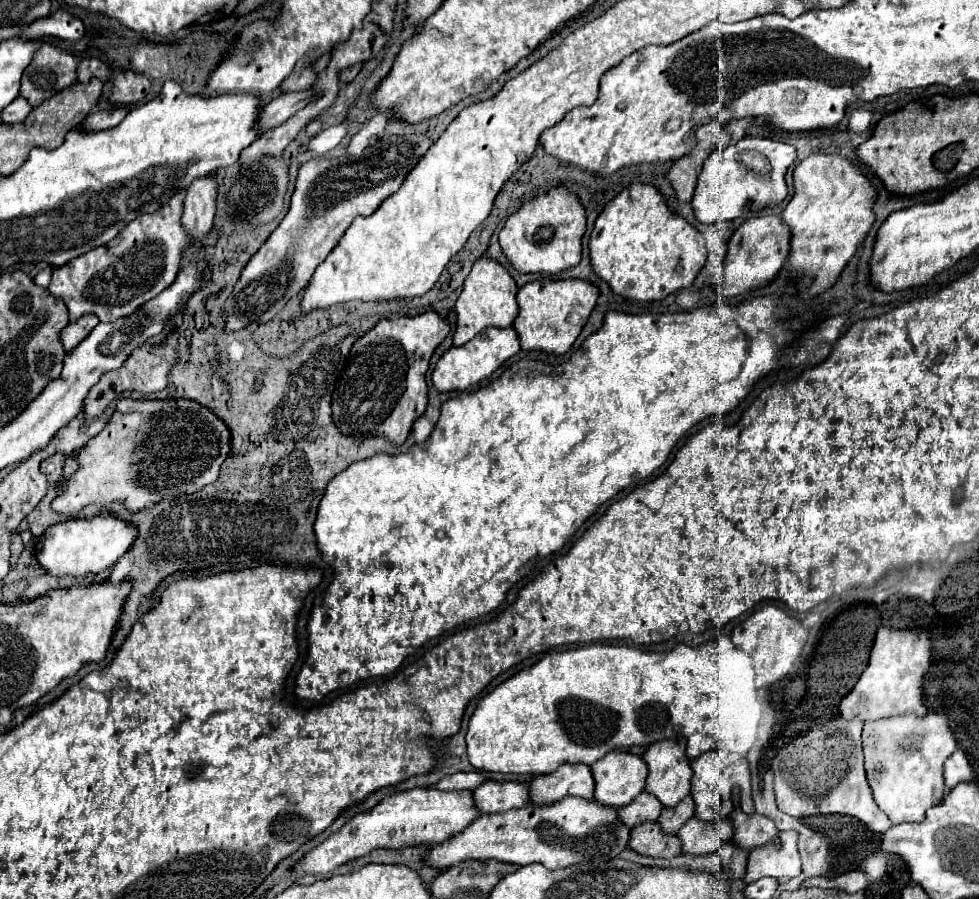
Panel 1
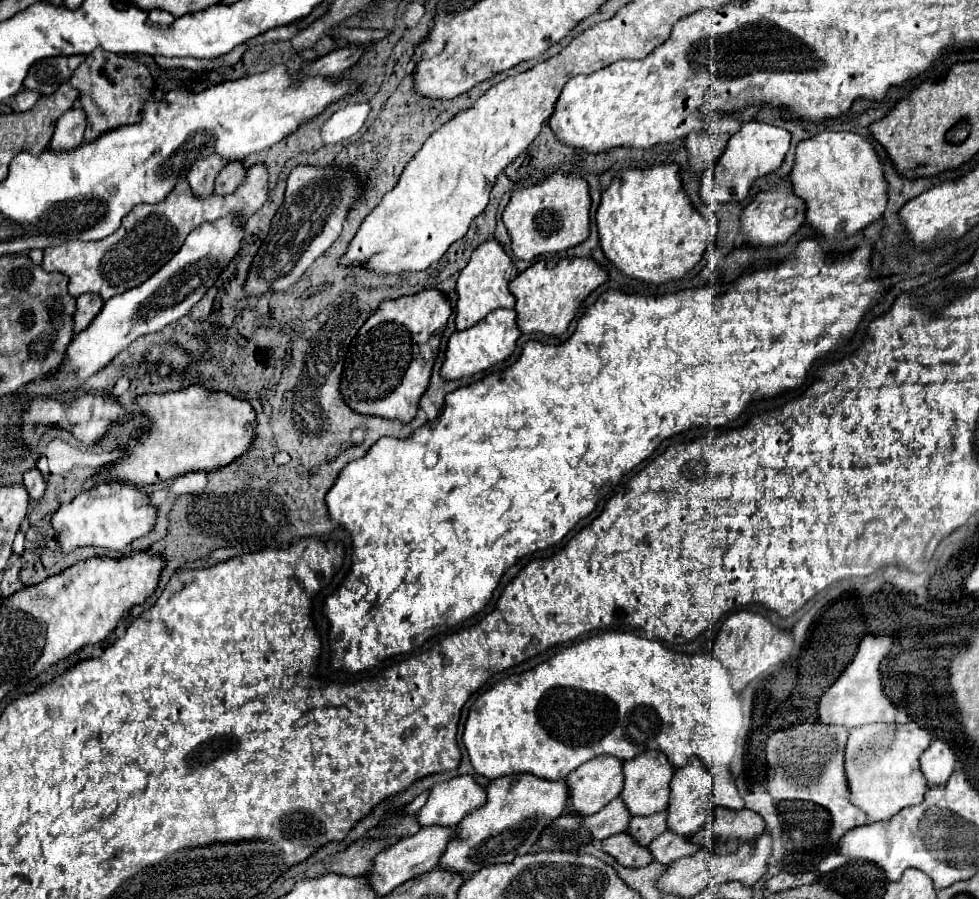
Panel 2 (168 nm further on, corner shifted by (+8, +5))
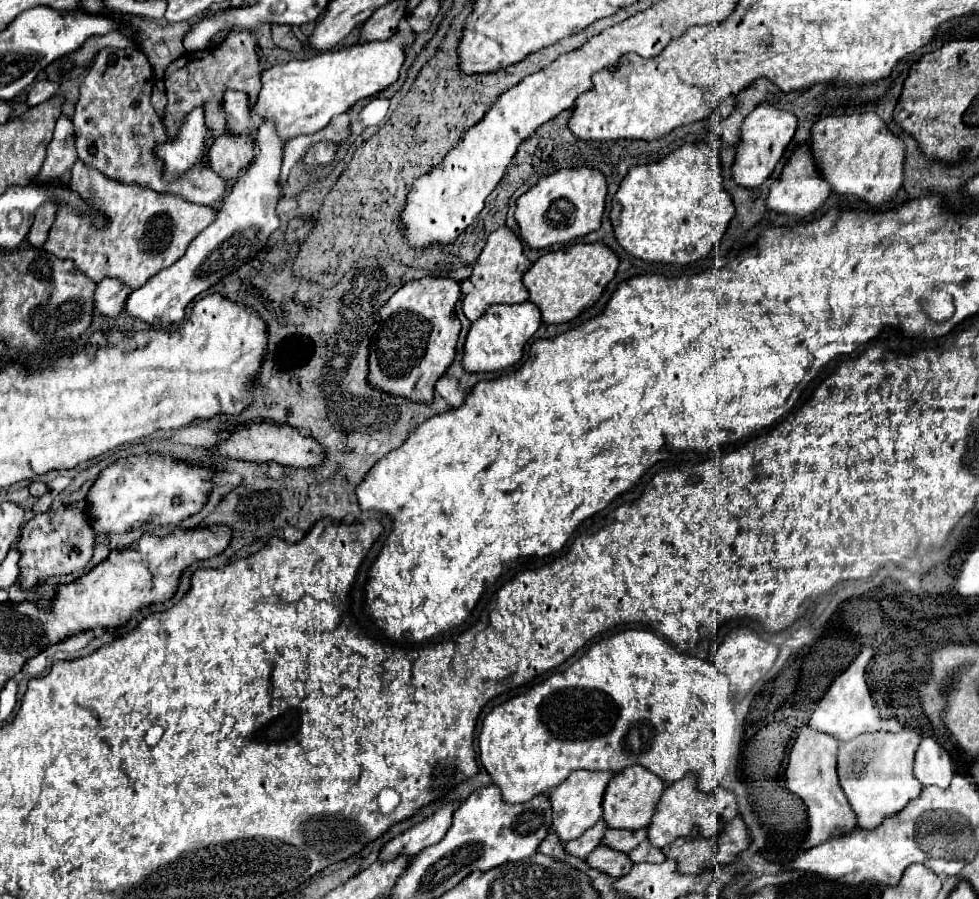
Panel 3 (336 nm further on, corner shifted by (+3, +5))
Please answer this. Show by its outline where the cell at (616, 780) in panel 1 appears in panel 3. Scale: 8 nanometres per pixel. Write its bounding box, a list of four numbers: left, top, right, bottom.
[549,771,613,841]

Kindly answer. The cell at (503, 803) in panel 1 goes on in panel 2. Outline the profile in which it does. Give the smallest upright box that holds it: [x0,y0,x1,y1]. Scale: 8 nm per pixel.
[418,775,486,825]

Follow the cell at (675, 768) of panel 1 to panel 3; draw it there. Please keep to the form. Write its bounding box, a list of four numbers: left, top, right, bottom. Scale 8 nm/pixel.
[601,765,665,829]

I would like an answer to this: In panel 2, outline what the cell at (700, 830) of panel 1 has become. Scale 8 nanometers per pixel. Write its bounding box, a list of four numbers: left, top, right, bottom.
[648,831,700,865]

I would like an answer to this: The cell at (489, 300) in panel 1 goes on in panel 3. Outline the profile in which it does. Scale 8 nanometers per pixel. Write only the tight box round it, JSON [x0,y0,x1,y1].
[463,227,531,321]

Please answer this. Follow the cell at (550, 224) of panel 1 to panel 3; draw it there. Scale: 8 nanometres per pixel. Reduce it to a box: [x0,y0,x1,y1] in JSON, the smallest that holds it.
[515,167,607,249]

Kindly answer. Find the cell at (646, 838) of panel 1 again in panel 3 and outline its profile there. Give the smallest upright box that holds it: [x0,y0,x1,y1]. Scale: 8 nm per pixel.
[585,847,633,877]

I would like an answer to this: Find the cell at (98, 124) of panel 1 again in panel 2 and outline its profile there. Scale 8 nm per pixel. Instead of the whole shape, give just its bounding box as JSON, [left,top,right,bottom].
[50,109,86,149]

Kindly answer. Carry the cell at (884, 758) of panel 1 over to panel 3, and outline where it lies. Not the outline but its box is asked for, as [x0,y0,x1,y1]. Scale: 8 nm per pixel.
[839,729,923,829]

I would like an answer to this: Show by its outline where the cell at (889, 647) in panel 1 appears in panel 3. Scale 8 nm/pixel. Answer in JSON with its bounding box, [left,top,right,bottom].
[809,647,903,741]

